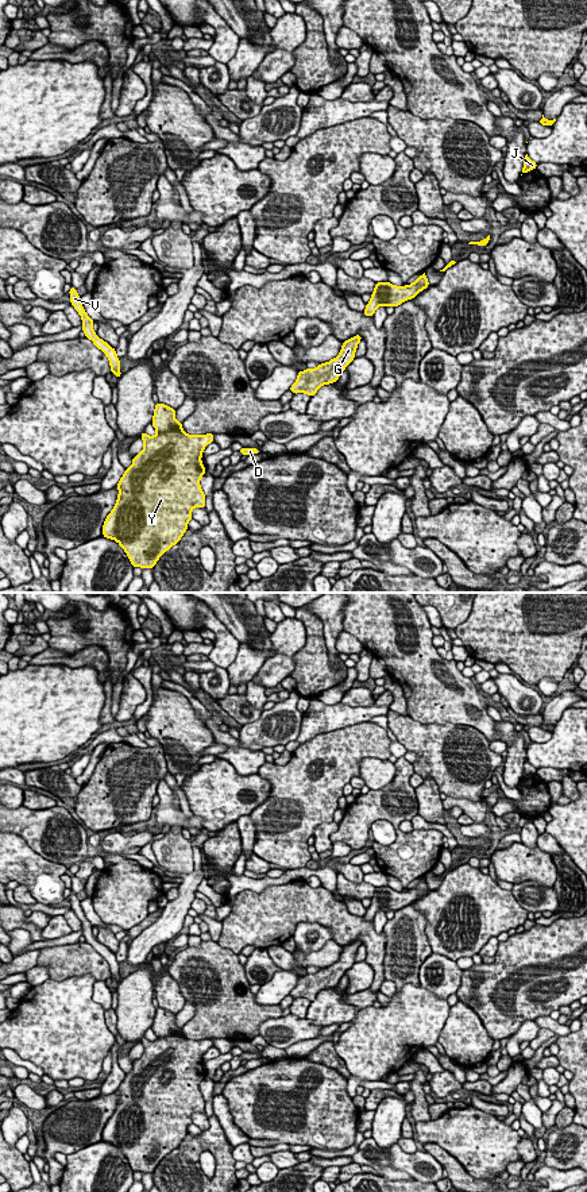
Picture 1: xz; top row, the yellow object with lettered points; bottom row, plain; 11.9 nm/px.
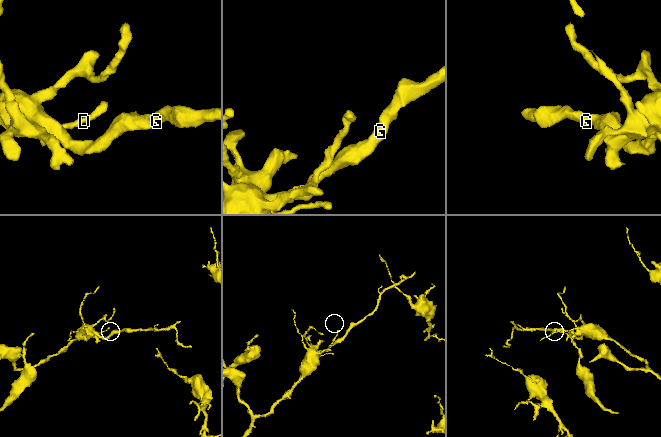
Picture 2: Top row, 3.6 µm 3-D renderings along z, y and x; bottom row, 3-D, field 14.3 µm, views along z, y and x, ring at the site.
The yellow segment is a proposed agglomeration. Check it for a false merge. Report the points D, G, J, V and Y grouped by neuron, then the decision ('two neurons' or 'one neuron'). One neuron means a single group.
groups D / G J V Y; two neurons

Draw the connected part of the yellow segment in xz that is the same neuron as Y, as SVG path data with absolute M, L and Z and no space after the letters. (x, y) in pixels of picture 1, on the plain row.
M179 1034L161 1037L155 1041L143 1037L140 1042L144 1052L140 1058L134 1061L132 1071L125 1073L116 1089L119 1093L117 1106L104 1126L103 1141L117 1146L134 1172L152 1173L161 1160L181 1145L188 1134L188 1127L193 1123L192 1114L205 1112L205 1099L200 1091L200 1084L205 1079L201 1061L204 1053L215 1045L213 1038L196 1041Z

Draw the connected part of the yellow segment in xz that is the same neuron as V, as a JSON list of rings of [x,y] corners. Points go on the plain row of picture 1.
[[[73,891],[69,895],[70,898],[70,907],[76,913],[76,915],[80,918],[82,923],[82,936],[85,937],[85,941],[90,944],[97,953],[100,953],[107,963],[109,964],[111,969],[111,976],[120,983],[120,965],[116,960],[115,953],[112,953],[107,946],[101,945],[93,936],[93,925],[86,919],[82,909],[81,909],[81,902],[77,899],[77,894]]]

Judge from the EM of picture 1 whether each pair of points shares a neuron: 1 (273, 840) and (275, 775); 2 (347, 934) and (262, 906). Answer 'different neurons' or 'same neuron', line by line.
1: same neuron
2: same neuron

